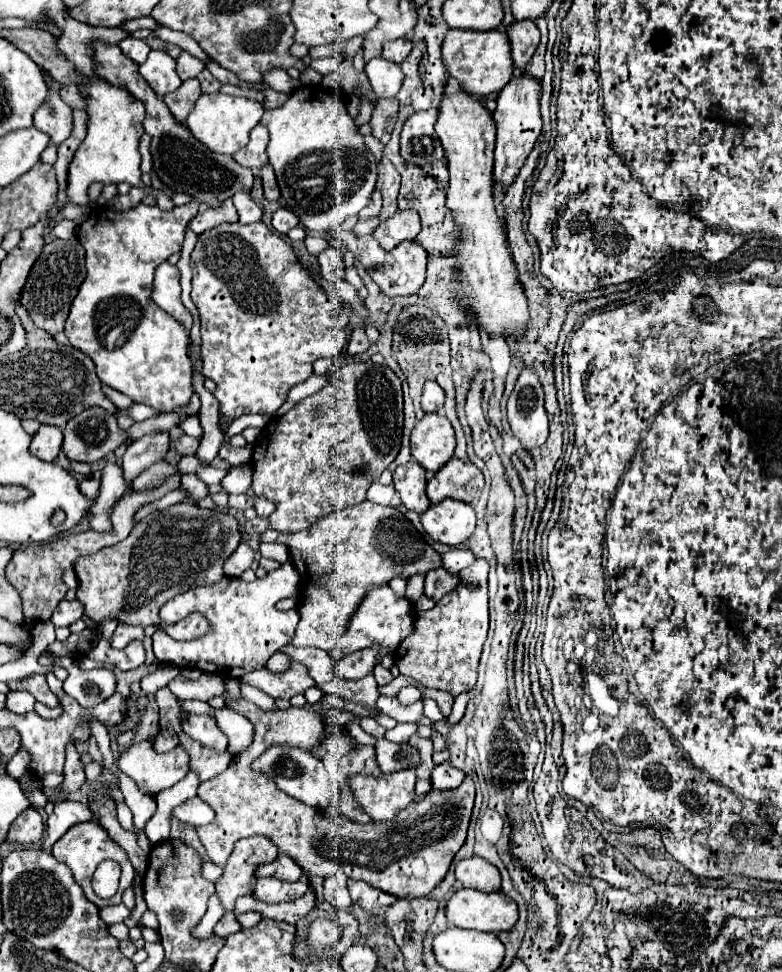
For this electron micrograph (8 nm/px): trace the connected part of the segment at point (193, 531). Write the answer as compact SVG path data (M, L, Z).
M189 502L175 504L167 510L153 512L147 518L143 518L137 526L133 526L131 534L119 544L101 548L93 556L79 558L75 562L75 572L79 580L77 600L85 606L85 616L89 616L95 624L101 624L107 618L115 618L119 624L129 624L129 626L159 624L161 620L157 614L167 600L171 600L181 592L187 592L187 588L195 584L213 584L215 580L221 580L225 576L223 562L225 558L231 556L231 552L239 546L239 542L241 542L241 532L233 516L209 508L191 506Z

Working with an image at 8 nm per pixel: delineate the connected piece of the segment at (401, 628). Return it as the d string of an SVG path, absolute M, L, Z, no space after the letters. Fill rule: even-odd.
M387 584L383 588L373 588L367 594L367 600L363 600L363 604L359 606L359 612L355 612L355 616L351 618L351 624L347 626L347 632L339 642L343 654L353 654L371 644L397 648L413 632L415 612L411 612L411 608L411 602L407 598L397 598Z

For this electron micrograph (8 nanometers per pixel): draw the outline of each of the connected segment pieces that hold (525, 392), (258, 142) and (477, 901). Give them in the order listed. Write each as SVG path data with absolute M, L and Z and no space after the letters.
M523 370L513 394L507 402L507 416L513 434L519 438L525 450L533 450L545 444L549 434L547 412L543 408L543 388L539 378L531 370Z
M255 126L255 128L251 130L251 140L249 140L249 144L247 144L243 150L239 150L237 154L233 154L233 158L235 158L239 164L243 164L243 166L247 166L247 168L251 168L251 170L259 170L261 166L267 164L267 152L265 152L267 140L269 140L267 128L265 128L265 126Z
M457 890L447 902L449 926L499 934L511 930L519 918L517 902L503 892L483 894L479 890Z

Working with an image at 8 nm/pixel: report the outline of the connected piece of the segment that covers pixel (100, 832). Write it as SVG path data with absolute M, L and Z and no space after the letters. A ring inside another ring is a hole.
M81 822L81 824L71 826L71 828L53 844L53 850L51 850L51 852L53 852L53 856L59 858L63 864L69 864L69 868L71 868L75 880L83 886L83 892L85 892L87 900L91 900L97 908L111 906L111 904L119 904L123 890L129 888L131 882L133 882L133 878L135 878L135 870L133 870L133 866L131 866L131 862L129 862L129 858L127 858L127 852L125 852L117 842L113 842L113 840L109 838L109 834L105 832L105 828L99 826L97 822ZM107 858L121 864L121 886L119 886L119 890L117 890L117 894L115 894L113 898L107 898L107 900L105 900L105 898L99 898L99 896L93 892L93 888L91 888L91 884L89 884L87 880L91 880L91 876L93 876L95 868L99 866L99 862L103 862L103 860L107 860Z

